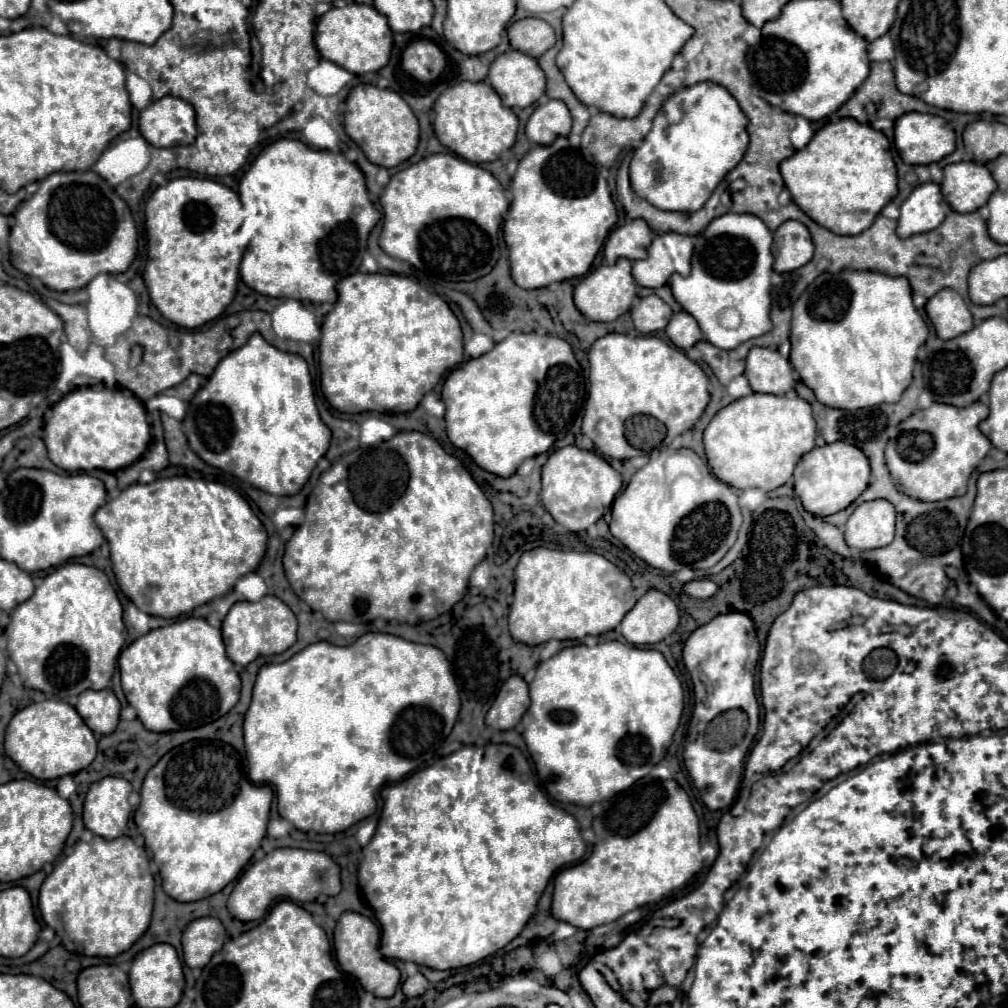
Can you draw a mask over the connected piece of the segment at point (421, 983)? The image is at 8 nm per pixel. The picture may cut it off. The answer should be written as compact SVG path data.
M416 973L412 977L408 977L404 983L402 983L402 991L406 997L418 997L418 995L424 995L424 991L428 989L428 981L422 973Z

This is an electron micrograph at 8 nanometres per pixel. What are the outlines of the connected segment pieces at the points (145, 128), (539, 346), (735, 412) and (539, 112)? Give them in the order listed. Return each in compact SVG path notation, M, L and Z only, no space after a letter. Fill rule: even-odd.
M166 95L140 111L138 127L154 147L190 145L196 139L194 107L178 97Z
M510 333L502 343L478 359L468 359L458 369L450 371L442 387L442 401L446 405L446 433L454 447L464 449L476 465L498 475L510 477L516 473L524 459L546 453L556 439L562 439L572 427L578 409L584 399L582 369L570 349L570 345L552 335L536 333Z
M752 393L720 409L704 431L704 449L712 473L736 487L774 491L792 479L798 459L814 449L816 423L810 405L800 397Z
M548 101L546 105L538 105L530 115L526 123L526 137L538 145L550 145L556 137L566 137L570 133L570 127L572 127L572 121L566 105L562 105L562 101Z

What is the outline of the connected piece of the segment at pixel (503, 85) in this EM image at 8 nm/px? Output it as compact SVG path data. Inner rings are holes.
M506 51L490 65L488 79L502 103L510 109L524 109L536 103L546 91L546 77L536 59L520 51Z

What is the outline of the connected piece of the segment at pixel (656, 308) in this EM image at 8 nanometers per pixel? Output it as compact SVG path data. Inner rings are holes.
M658 295L642 297L630 313L632 313L636 331L640 331L644 335L664 329L672 317L672 309Z

